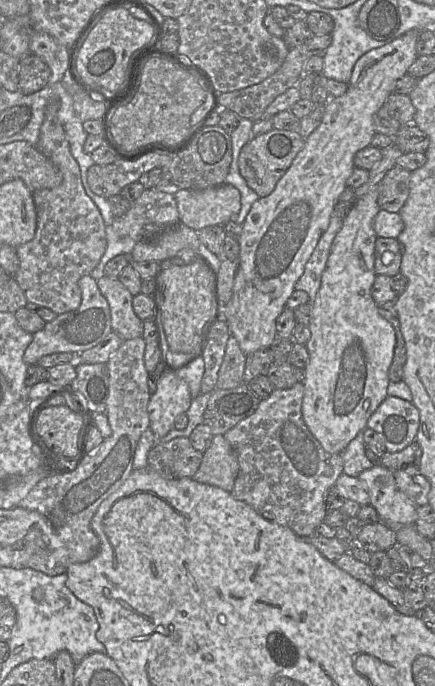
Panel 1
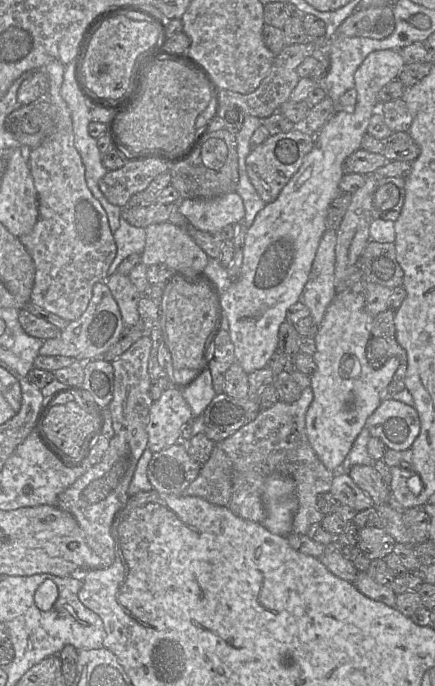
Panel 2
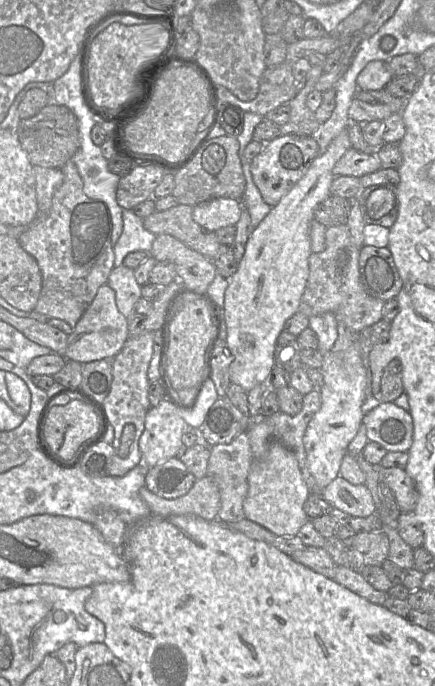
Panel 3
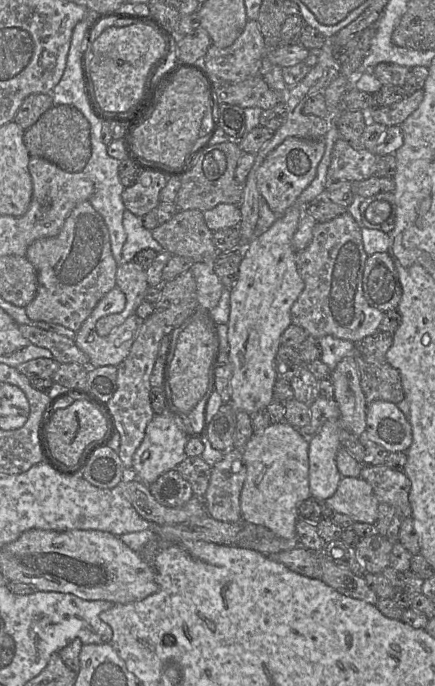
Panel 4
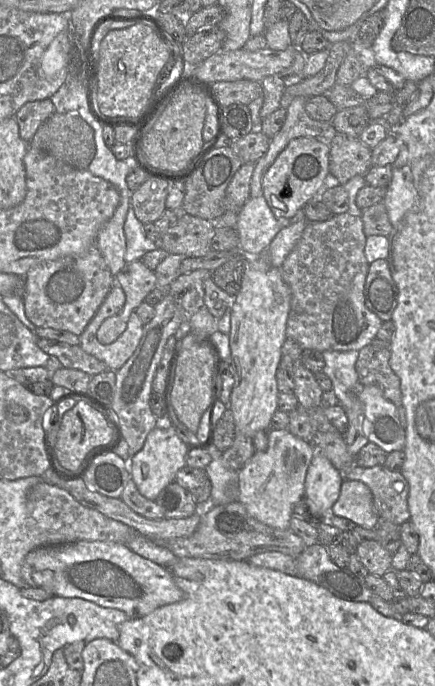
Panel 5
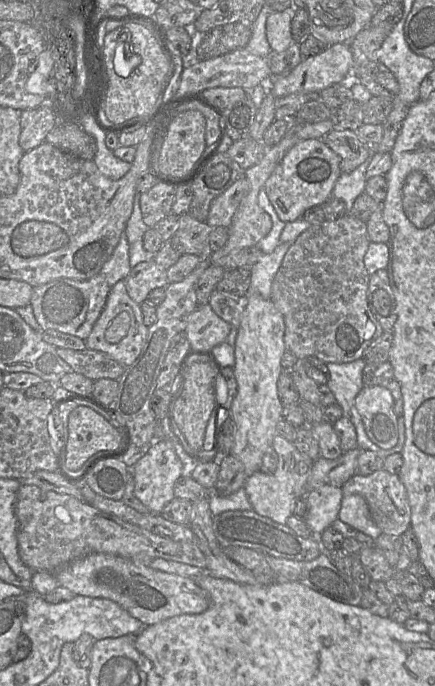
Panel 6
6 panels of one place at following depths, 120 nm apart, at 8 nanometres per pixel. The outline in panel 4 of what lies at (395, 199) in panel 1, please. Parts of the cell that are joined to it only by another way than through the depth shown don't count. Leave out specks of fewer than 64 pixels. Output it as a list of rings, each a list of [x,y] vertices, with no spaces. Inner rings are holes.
[[[379,193],[361,199],[361,227],[380,230],[390,234],[395,227],[394,193]]]

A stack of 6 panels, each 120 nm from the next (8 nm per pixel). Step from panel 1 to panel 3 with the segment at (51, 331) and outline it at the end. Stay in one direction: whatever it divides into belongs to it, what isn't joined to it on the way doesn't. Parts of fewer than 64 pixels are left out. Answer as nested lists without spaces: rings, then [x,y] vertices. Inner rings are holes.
[[[110,285],[100,289],[92,304],[68,335],[67,348],[63,357],[81,364],[101,359],[113,359],[124,347],[129,338],[128,319],[116,305],[116,294]]]

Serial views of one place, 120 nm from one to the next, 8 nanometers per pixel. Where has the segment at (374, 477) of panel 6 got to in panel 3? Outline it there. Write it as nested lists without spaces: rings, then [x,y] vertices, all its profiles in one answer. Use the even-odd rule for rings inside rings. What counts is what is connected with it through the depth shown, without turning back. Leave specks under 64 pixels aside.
[[[378,467],[380,481],[385,482],[393,491],[399,509],[402,513],[415,509],[418,491],[415,482],[405,469]]]

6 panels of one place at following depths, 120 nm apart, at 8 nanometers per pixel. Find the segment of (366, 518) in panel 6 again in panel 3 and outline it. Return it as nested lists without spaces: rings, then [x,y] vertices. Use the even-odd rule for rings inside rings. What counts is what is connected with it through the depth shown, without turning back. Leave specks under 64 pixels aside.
[[[340,475],[321,490],[321,494],[334,508],[352,517],[368,517],[375,513],[375,504],[367,486],[353,485]]]

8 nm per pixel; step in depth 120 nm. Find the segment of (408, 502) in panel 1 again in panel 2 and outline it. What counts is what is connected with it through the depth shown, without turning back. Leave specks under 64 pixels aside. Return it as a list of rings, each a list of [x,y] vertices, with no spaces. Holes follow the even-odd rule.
[[[354,465],[345,471],[354,483],[371,497],[374,505],[392,502],[389,486],[384,483],[373,465]]]

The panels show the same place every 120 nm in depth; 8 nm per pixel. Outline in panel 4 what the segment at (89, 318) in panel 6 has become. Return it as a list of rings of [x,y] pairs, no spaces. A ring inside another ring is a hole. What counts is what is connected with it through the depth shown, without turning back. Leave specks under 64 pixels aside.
[[[89,200],[79,203],[71,211],[56,236],[33,241],[27,248],[26,257],[35,268],[38,280],[36,296],[25,307],[32,321],[59,324],[77,332],[103,296],[116,287],[118,263],[112,254],[109,231]]]

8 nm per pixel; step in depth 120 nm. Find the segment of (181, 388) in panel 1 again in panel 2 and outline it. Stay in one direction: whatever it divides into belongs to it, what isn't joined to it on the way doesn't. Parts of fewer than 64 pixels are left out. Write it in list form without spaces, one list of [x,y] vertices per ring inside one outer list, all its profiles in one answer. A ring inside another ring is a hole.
[[[179,387],[164,390],[149,410],[147,448],[156,453],[178,443],[182,425],[192,417],[191,409]]]

